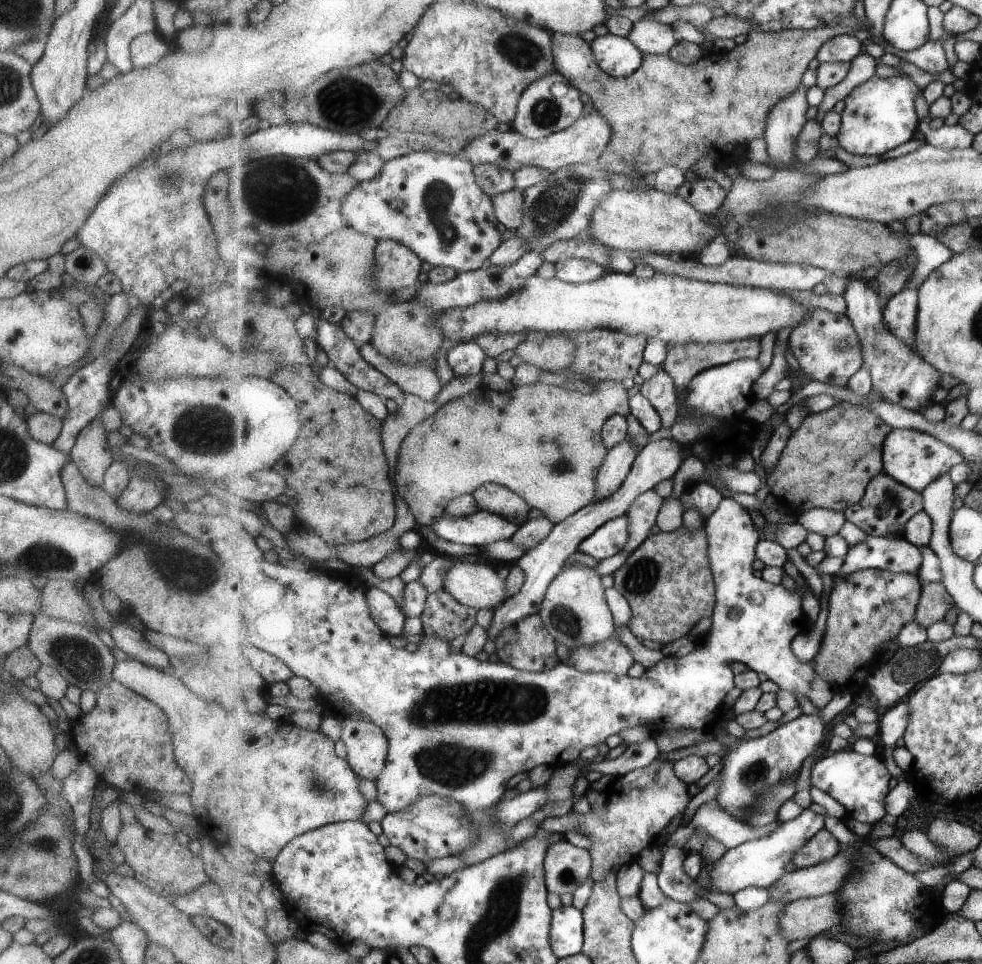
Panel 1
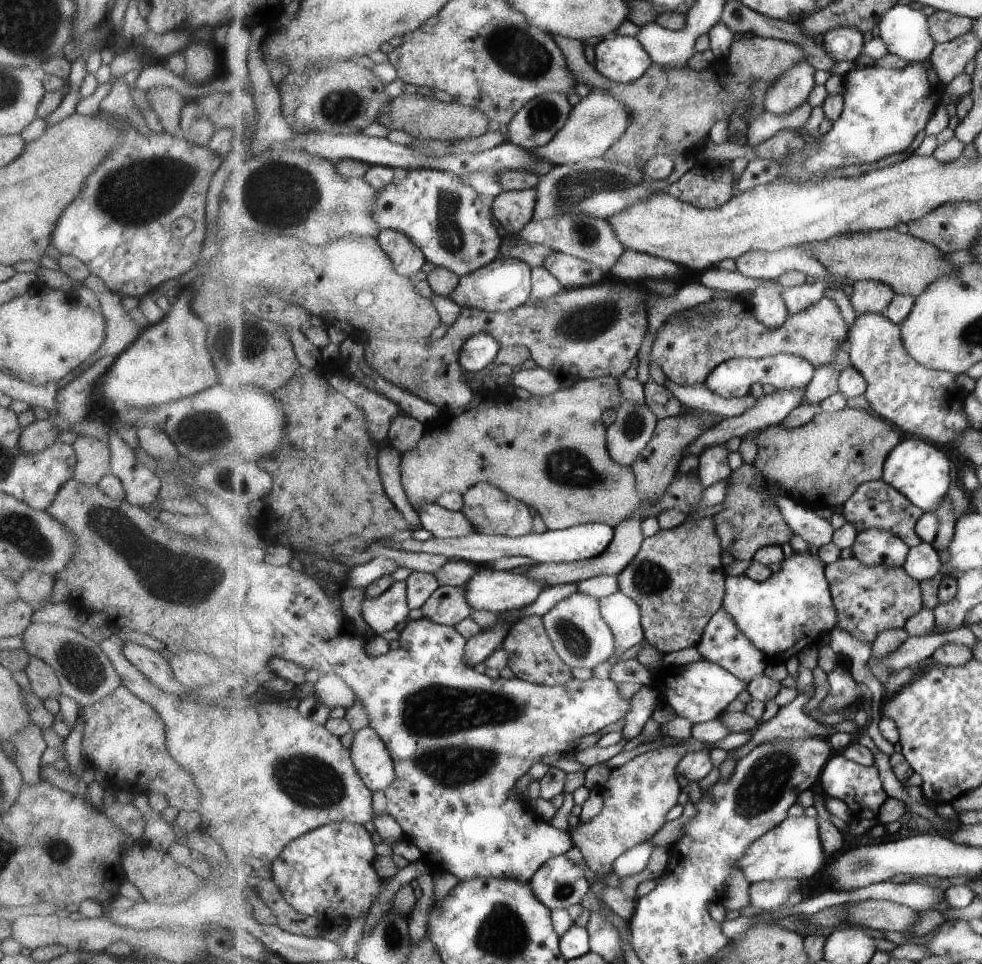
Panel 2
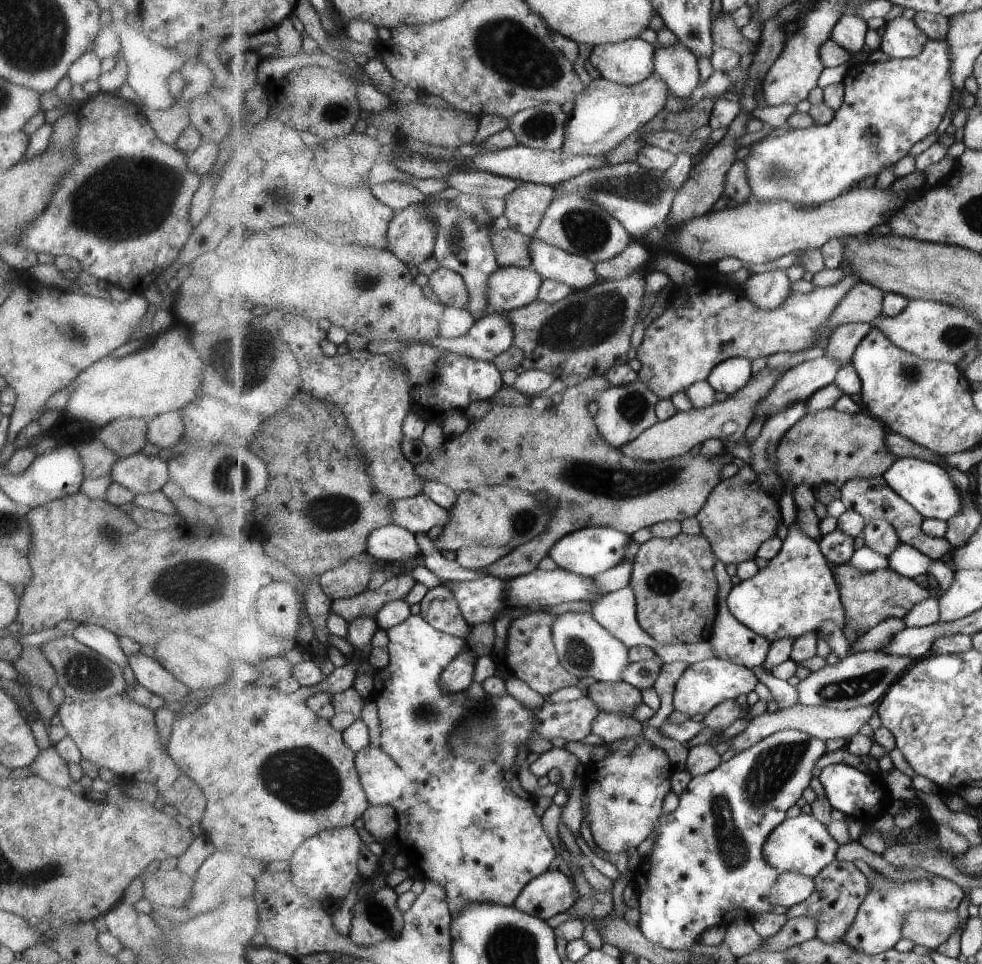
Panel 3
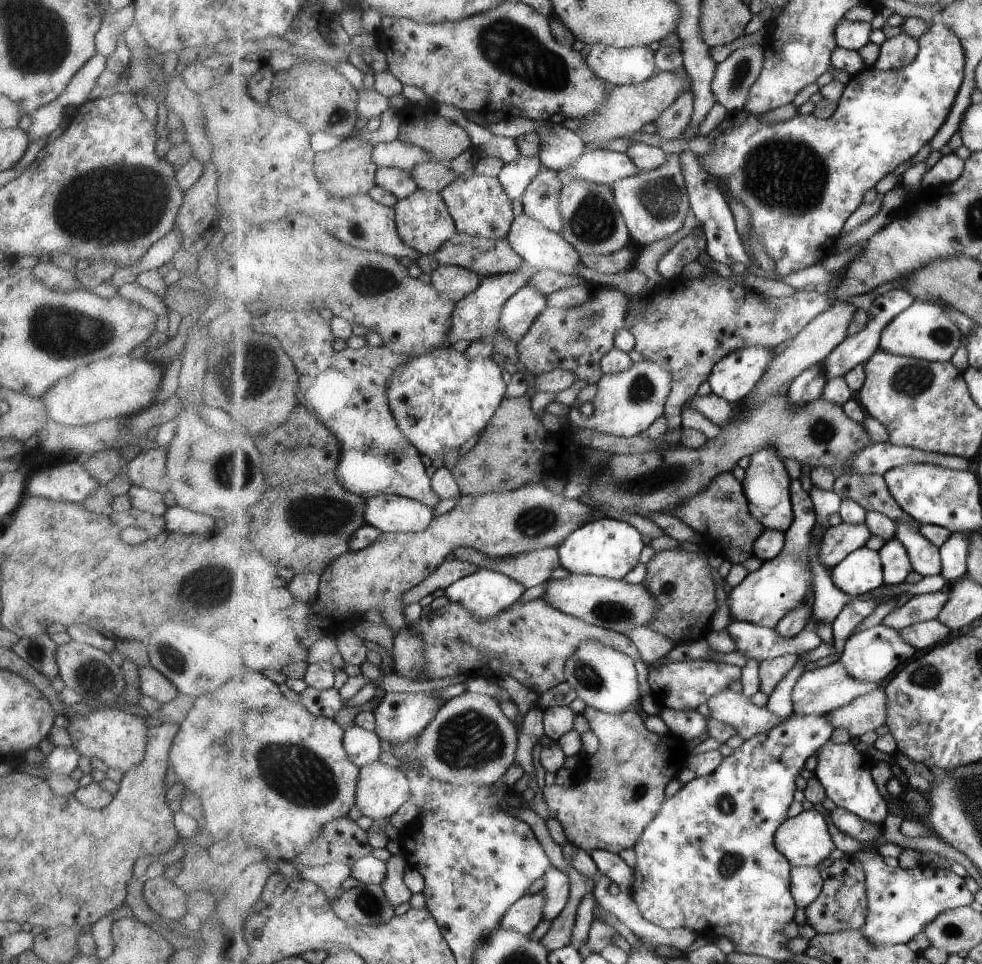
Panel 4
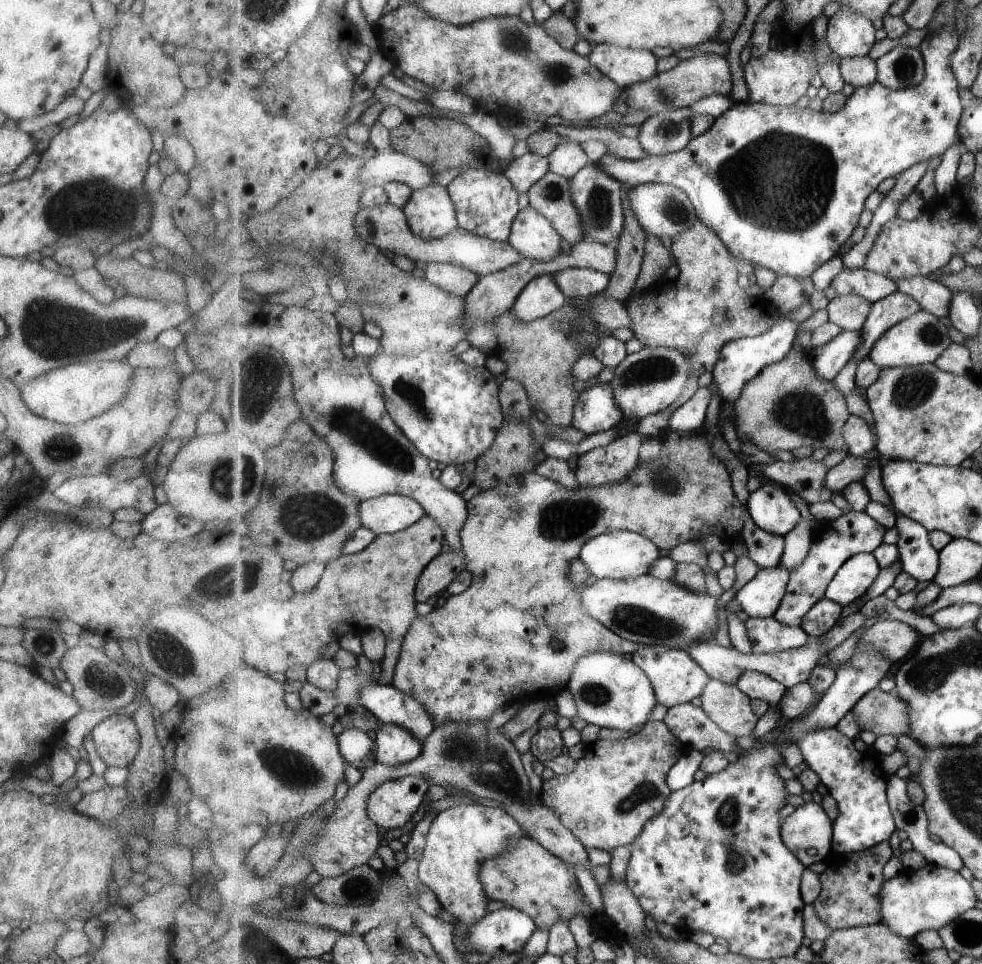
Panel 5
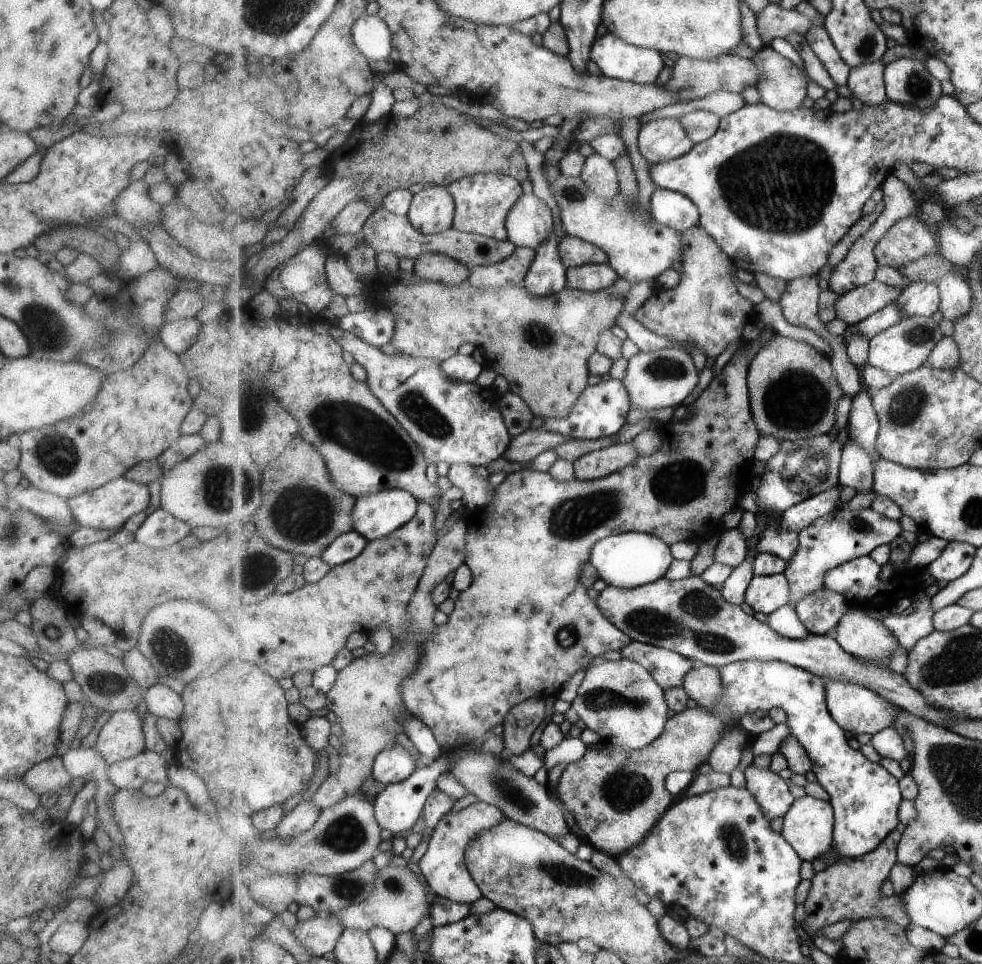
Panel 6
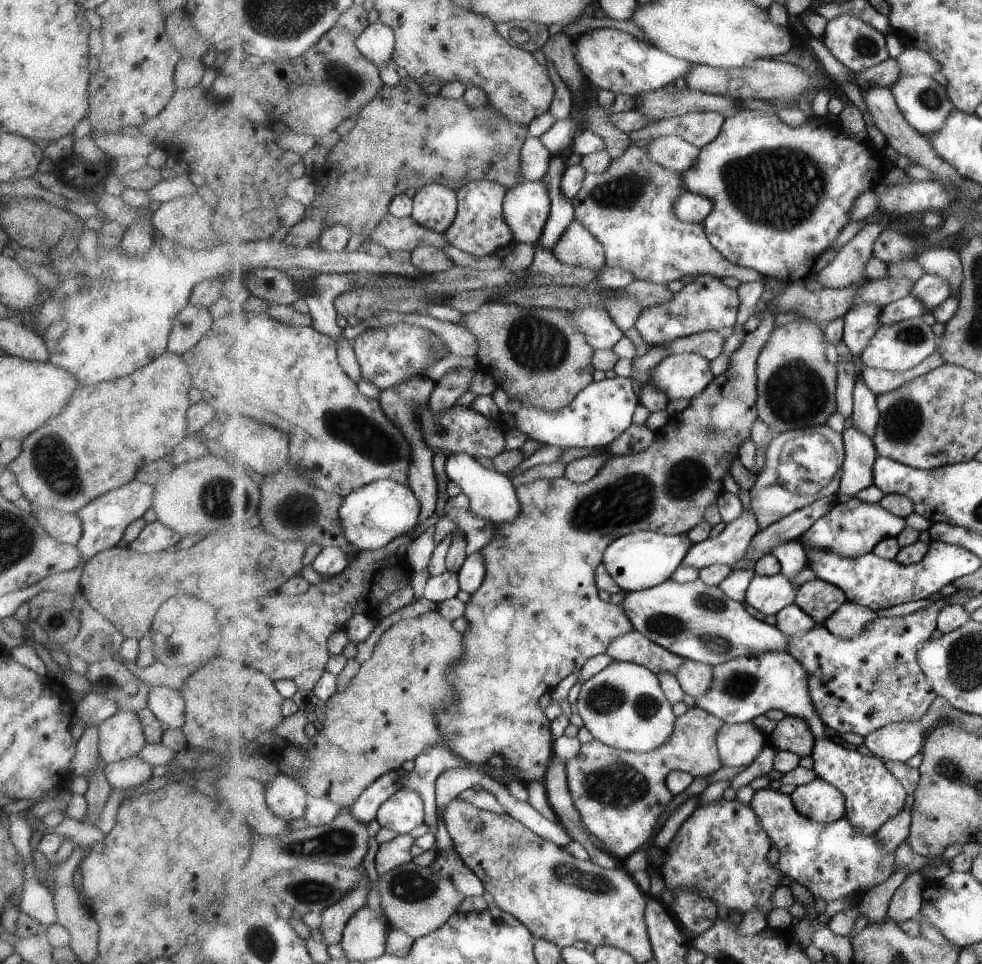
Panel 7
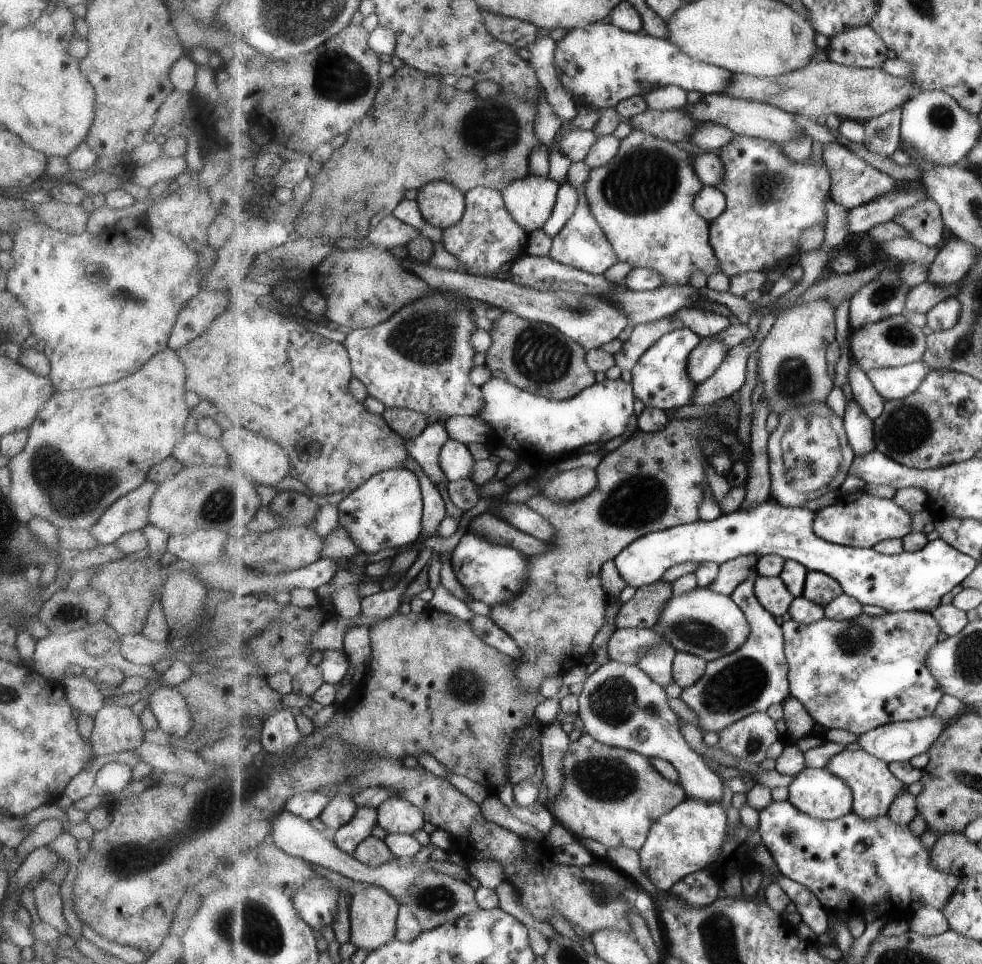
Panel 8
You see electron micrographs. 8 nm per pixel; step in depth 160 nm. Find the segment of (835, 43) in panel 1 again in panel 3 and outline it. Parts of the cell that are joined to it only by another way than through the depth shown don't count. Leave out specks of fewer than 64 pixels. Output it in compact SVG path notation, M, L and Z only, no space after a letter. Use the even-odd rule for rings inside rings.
M843 15L833 27L831 38L852 55L865 46L865 36L869 32L866 20L857 15Z

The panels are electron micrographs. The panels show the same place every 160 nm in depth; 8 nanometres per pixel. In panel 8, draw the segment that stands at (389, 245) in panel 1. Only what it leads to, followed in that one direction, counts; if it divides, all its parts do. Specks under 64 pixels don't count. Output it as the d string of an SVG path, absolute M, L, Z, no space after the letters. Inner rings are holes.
M441 180L425 184L418 191L416 200L427 222L443 230L457 225L467 210L465 193Z

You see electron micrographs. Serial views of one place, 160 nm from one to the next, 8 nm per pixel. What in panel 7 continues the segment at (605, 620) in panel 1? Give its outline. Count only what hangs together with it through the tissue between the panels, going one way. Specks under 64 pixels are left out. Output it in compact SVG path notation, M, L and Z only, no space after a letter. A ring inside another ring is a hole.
M614 661L609 664L582 684L577 704L584 727L594 739L623 751L645 753L657 750L659 746L665 746L677 730L678 717L658 675L636 663Z

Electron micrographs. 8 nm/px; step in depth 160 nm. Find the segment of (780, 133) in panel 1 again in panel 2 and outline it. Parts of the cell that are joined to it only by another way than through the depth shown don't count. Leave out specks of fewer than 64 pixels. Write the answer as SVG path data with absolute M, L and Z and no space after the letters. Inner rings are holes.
M803 58L793 68L781 74L767 90L764 101L766 110L774 114L790 114L808 102L813 88L817 86L815 71L817 68Z

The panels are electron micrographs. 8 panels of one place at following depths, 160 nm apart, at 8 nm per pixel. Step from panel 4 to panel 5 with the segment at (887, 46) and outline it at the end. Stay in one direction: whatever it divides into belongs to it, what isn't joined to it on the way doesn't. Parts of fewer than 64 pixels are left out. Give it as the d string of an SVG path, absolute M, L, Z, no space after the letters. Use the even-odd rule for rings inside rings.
M897 46L877 59L878 82L891 90L907 90L925 80L925 58L919 47Z

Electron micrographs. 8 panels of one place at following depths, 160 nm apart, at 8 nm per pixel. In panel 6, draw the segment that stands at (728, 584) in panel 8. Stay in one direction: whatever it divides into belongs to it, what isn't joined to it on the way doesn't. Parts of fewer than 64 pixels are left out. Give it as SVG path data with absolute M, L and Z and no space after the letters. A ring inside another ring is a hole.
M841 484L833 486L825 492L791 506L782 515L783 526L789 528L789 530L795 530L795 532L801 532L814 524L819 518L831 514L842 504L841 488L843 488Z

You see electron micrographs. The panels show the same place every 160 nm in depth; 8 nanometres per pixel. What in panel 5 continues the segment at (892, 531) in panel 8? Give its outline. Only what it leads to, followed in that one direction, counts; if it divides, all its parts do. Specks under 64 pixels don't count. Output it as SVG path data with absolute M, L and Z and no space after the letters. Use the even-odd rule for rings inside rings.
M852 510L843 513L830 523L825 523L816 535L805 562L799 568L789 570L791 577L788 594L785 596L780 610L775 614L775 618L789 626L801 626L805 614L808 614L809 610L817 605L817 602L826 597L829 584L833 578L836 578L837 572L845 565L845 562L860 553L874 553L883 544L885 531L887 528L869 516L866 511Z

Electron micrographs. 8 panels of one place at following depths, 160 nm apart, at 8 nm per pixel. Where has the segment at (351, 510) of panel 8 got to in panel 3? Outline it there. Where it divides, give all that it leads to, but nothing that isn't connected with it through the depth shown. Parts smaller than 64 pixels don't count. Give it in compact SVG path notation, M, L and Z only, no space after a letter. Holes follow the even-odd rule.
M424 492L414 497L394 499L393 524L405 527L408 531L429 532L435 526L445 528L450 512Z

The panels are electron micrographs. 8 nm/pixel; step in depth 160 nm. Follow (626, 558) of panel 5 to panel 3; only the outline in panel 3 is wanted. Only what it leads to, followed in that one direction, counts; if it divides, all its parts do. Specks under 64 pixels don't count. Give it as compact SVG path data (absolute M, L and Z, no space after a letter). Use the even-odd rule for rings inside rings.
M585 527L560 538L548 556L565 570L595 578L625 562L626 546L631 541L631 535L613 527Z

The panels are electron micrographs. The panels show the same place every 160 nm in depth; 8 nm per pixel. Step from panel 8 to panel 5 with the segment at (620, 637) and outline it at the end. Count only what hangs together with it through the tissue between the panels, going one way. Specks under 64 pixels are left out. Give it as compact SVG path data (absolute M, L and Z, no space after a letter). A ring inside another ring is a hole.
M641 645L631 658L652 679L660 704L668 709L677 704L690 703L698 696L701 697L704 689L709 685L709 680L712 680L701 664L685 650Z

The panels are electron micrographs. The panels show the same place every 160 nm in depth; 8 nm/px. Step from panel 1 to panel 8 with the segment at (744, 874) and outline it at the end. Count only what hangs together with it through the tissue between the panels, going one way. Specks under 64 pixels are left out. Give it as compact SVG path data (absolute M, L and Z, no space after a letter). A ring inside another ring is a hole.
M806 768L798 774L795 782L788 787L790 793L788 800L801 812L822 820L834 820L846 816L853 811L855 794L845 778L837 778L837 774L829 768Z

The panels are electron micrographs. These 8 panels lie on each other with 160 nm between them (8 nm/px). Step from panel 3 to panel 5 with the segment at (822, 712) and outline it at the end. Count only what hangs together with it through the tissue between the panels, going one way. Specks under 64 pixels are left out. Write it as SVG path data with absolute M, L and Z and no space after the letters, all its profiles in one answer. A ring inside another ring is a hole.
M709 680L701 699L701 708L728 734L735 737L754 734L760 718L753 712L751 698L735 684L729 685L723 680ZM878 687L873 688L860 702L852 709L859 714L859 719L863 724L863 731L870 731L879 735L892 736L908 736L917 742L917 738L913 738L913 724L911 723L911 716L909 716L909 706L899 698L899 696L892 692L883 692Z

